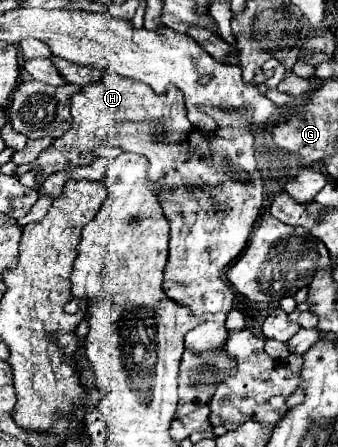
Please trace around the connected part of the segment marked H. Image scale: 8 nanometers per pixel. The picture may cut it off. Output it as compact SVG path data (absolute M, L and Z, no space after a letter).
M108 71L98 83L84 85L82 91L72 97L72 117L74 117L72 127L62 137L54 139L54 143L36 159L36 165L44 169L44 171L41 169L37 176L38 182L43 184L46 177L54 173L52 163L56 161L56 155L58 155L58 169L56 171L92 163L92 159L94 159L92 149L100 147L102 139L106 139L106 122L110 122L110 119L115 122L120 122L120 120L130 122L130 116L135 122L144 120L156 122L156 119L160 119L166 129L168 143L184 143L188 127L192 127L192 123L186 117L184 95L180 95L180 89L168 87L168 91L164 95L156 95L148 85L118 77L116 73Z

